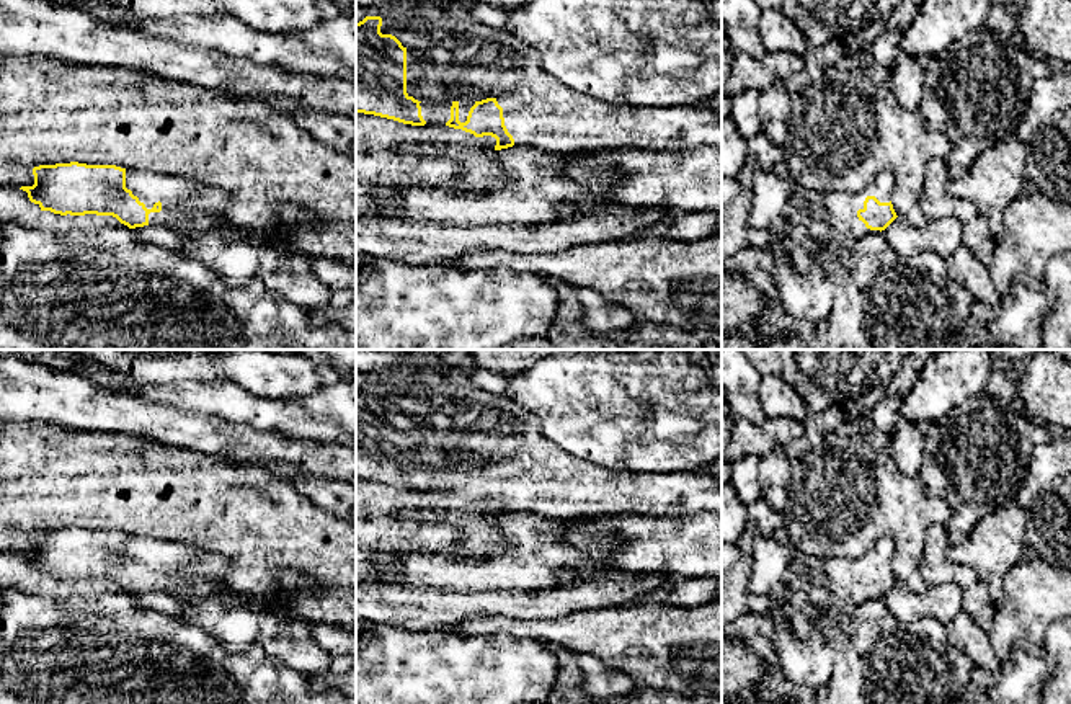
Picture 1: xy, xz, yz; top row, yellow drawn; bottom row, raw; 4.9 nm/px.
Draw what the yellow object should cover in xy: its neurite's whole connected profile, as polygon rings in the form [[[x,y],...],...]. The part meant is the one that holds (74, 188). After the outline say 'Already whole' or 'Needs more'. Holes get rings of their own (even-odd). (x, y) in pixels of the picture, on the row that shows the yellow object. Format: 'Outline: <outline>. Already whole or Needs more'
Outline: [[[78,162],[39,165],[33,168],[34,185],[21,186],[31,203],[41,211],[51,211],[60,216],[113,216],[129,229],[144,225],[171,227],[181,238],[199,238],[209,232],[242,232],[253,240],[268,242],[286,248],[286,235],[296,227],[323,227],[323,224],[309,209],[296,204],[281,204],[278,217],[282,224],[279,232],[264,234],[258,230],[235,229],[229,224],[227,209],[230,194],[217,186],[198,186],[193,181],[176,176],[126,170],[116,165],[87,165]]]. Needs more

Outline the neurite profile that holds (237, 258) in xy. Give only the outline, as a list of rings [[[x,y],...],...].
[[[167,225],[131,229],[137,242],[180,252],[212,268],[227,284],[242,286],[260,279],[273,294],[310,315],[330,305],[333,291],[312,271],[312,258],[258,242],[242,232],[209,232],[199,238],[181,238]]]

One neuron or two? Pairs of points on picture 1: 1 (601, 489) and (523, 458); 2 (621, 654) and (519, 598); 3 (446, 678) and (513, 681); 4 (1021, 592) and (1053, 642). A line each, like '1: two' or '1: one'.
1: one
2: two
3: one
4: two

